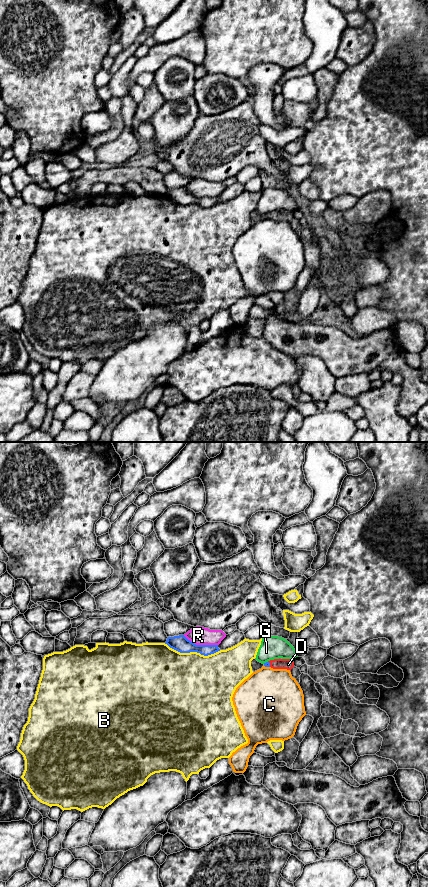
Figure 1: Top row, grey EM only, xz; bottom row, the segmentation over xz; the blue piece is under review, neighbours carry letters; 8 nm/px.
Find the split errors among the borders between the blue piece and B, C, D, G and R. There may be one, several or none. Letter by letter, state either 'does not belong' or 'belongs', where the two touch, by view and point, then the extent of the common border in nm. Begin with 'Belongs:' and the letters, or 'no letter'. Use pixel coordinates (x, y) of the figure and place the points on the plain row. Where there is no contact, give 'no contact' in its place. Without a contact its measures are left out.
Belongs: D
B: does not belong; meets blue in xz at (192, 203); contact 460 nm long
C: does not belong; meets blue in xz at (267, 218); contact 50 nm long
D: belongs; meets blue in xz at (269, 216); contact 50 nm long
G: does not belong; meets blue in xz at (266, 214); contact 40 nm long
R: does not belong; meets blue in xz at (200, 197); contact 300 nm long

